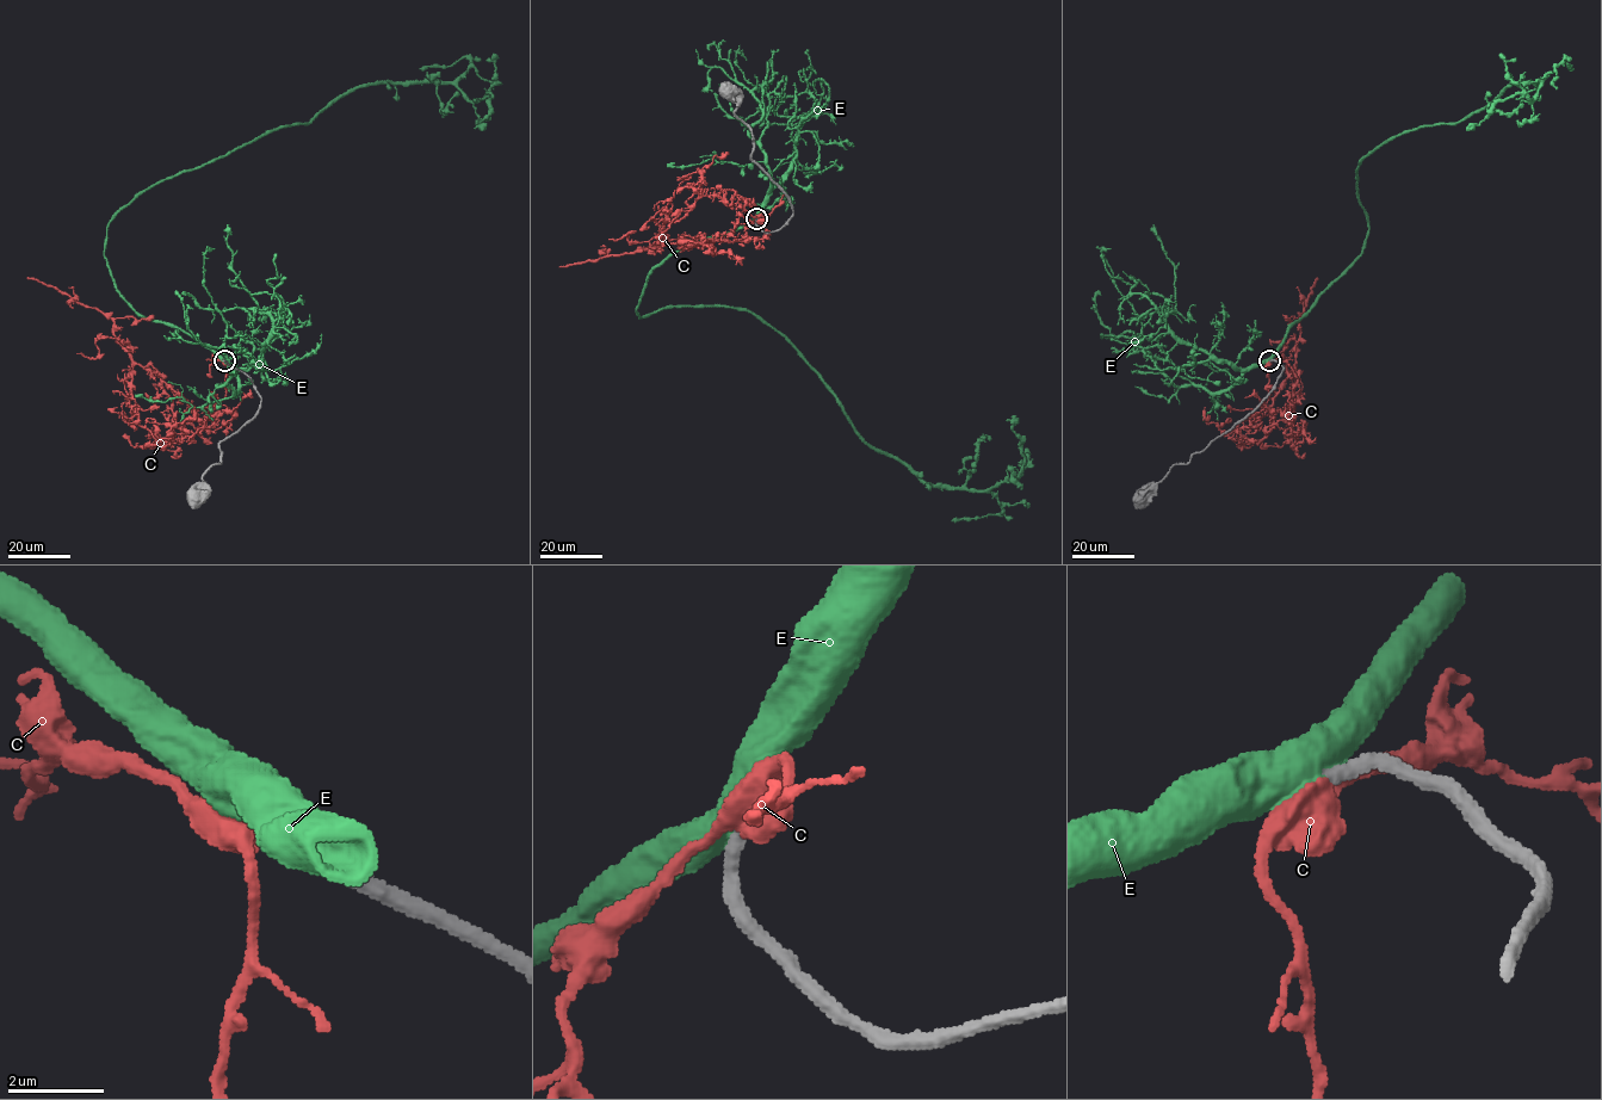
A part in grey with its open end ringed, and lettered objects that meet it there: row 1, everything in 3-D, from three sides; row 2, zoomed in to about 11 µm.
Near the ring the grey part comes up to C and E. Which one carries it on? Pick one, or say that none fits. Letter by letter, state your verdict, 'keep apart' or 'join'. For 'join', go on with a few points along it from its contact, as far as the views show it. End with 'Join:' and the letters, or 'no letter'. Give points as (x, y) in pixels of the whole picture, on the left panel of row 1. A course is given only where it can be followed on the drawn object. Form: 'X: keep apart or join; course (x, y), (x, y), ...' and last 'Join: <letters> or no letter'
C: keep apart
E: join; course (224, 360), (121, 294), (104, 254), (118, 211), (367, 85), (488, 93), (482, 130)
Join: E

